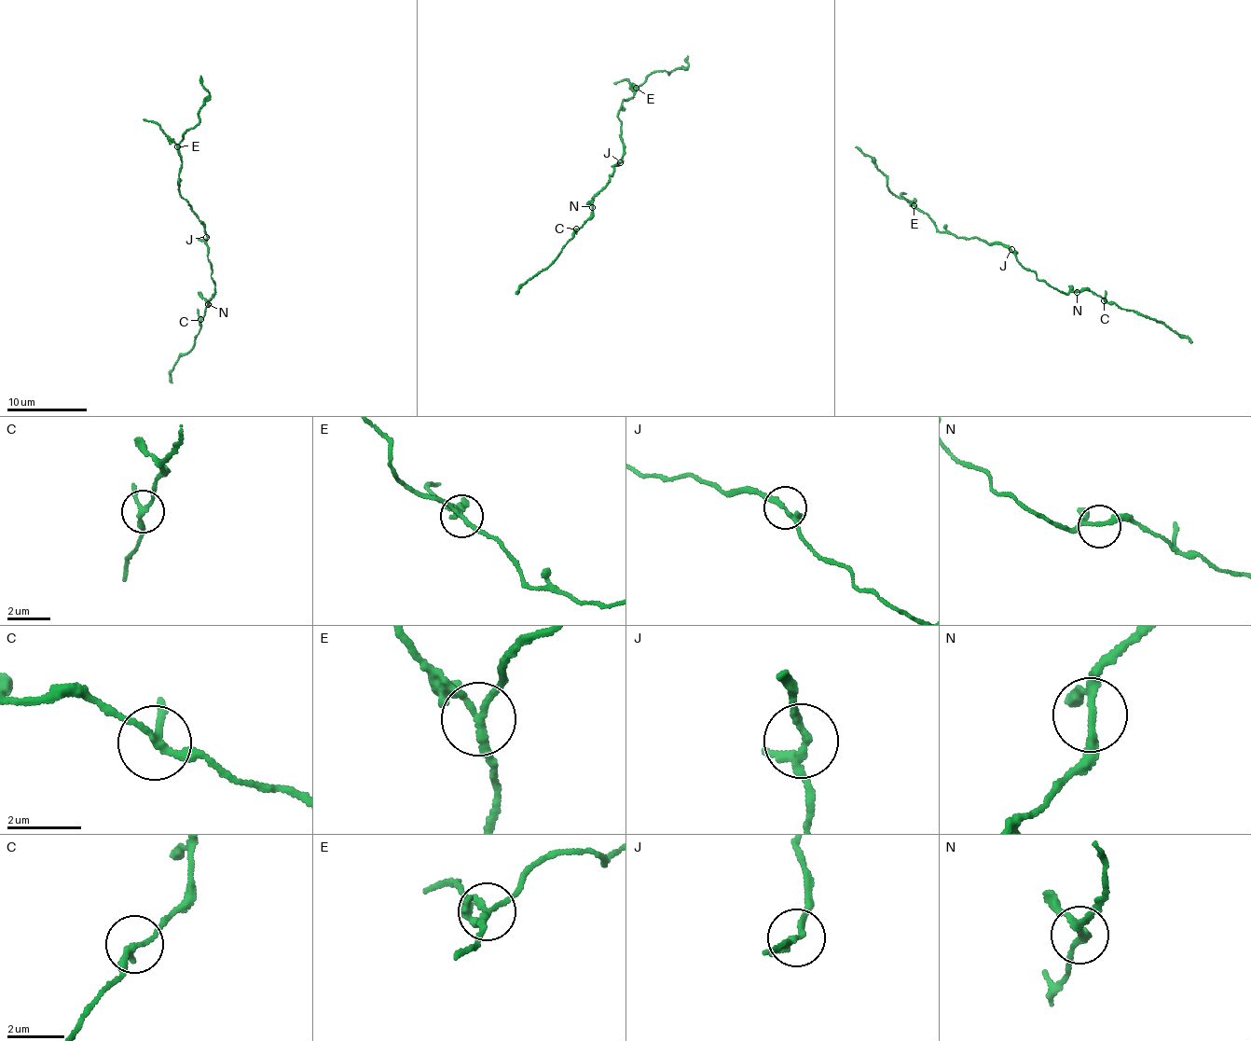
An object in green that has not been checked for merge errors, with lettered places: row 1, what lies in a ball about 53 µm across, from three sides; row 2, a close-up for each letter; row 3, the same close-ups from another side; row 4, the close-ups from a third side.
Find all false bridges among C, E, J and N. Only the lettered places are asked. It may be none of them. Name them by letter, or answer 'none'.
E

